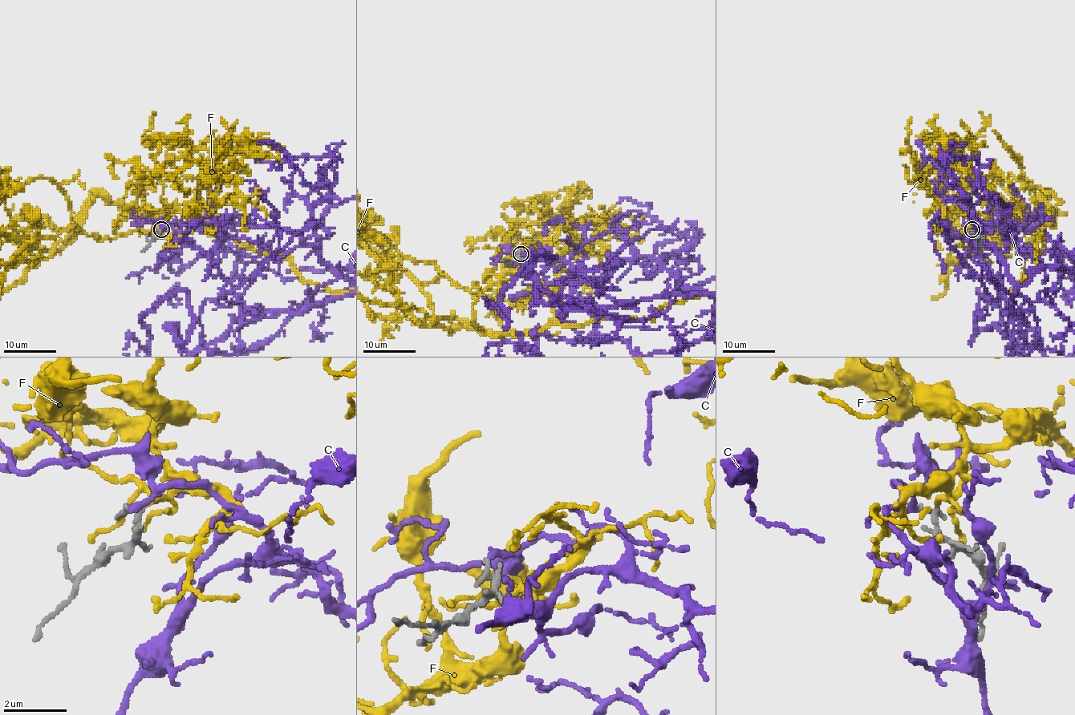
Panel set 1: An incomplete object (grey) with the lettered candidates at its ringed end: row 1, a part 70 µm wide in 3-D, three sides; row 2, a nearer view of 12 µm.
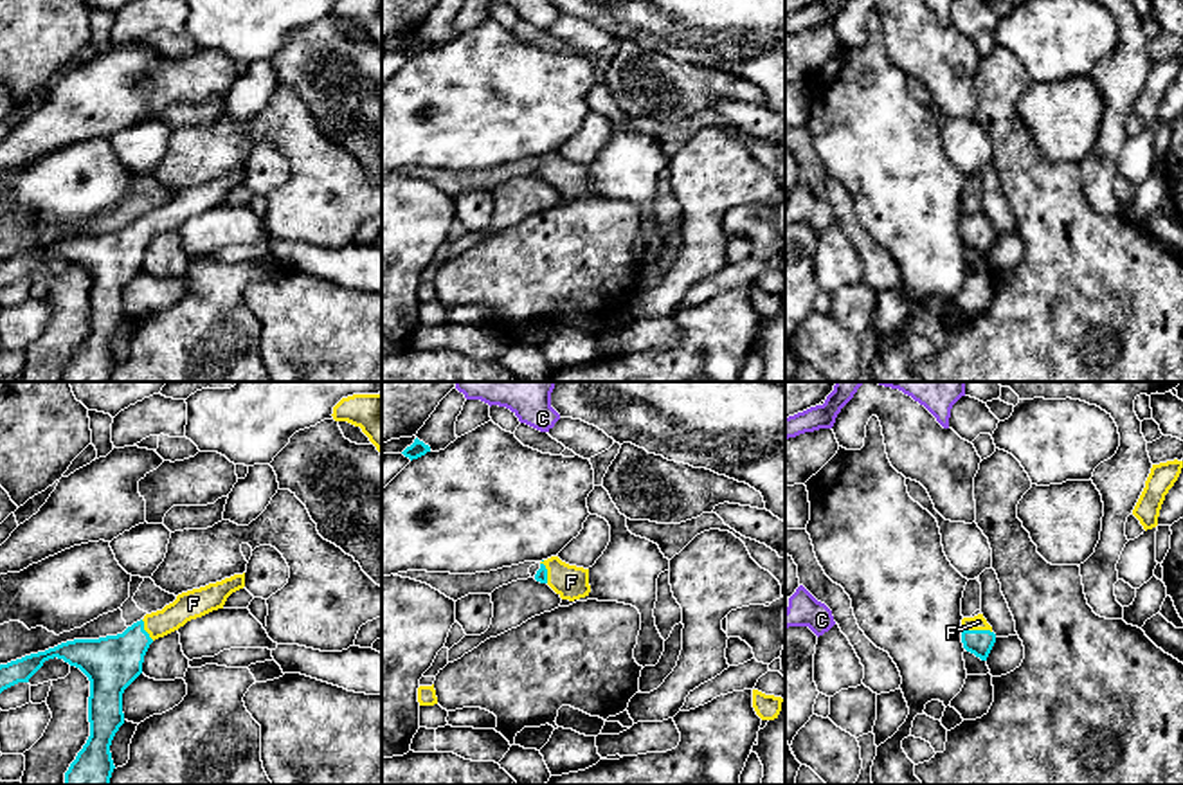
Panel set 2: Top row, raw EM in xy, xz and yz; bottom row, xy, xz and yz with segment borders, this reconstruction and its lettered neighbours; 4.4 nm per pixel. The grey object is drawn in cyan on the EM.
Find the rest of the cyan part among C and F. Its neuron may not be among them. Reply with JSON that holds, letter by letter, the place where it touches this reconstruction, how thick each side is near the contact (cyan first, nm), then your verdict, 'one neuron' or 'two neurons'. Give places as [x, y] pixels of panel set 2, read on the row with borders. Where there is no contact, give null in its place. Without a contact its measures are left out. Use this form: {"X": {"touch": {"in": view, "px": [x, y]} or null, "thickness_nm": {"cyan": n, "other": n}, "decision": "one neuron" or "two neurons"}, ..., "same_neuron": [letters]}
{"C": {"touch": null, "decision": "two neurons"}, "F": {"touch": {"in": "yz", "px": [976, 631]}, "thickness_nm": {"cyan": 120, "other": 70}, "decision": "one neuron"}, "same_neuron": ["F"]}

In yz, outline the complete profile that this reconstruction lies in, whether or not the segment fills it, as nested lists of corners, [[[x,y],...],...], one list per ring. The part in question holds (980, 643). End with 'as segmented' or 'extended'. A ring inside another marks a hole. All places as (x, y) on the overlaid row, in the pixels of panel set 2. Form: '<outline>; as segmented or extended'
[[[983,614],[962,619],[962,643],[967,652],[974,654],[981,661],[987,661],[996,643],[996,634]]]; extended

